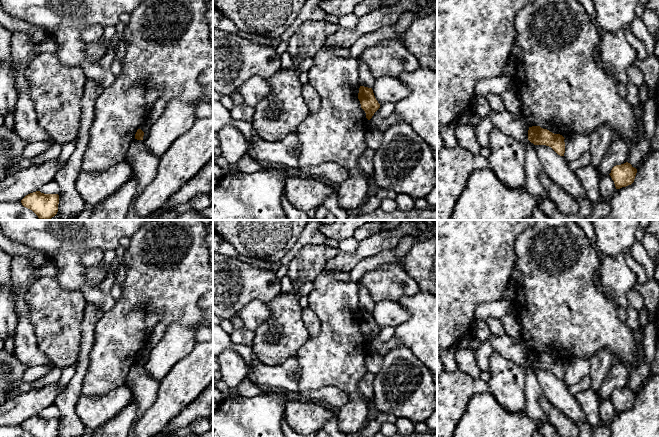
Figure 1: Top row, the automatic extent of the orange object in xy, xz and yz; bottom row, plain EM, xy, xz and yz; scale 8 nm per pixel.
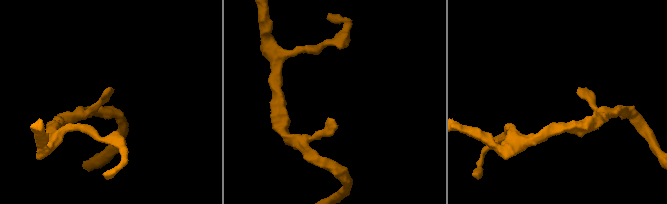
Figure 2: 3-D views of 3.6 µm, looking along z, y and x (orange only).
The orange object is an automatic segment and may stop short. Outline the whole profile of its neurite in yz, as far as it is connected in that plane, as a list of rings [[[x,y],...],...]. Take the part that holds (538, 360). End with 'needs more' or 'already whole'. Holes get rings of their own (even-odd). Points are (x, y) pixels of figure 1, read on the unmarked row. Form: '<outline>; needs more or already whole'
[[[540,350],[529,351],[528,364],[534,369],[546,369],[551,371],[558,379],[564,380],[565,366],[560,358],[554,358]]]; already whole

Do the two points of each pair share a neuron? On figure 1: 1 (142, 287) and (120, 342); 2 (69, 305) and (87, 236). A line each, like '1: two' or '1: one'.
1: one
2: two

